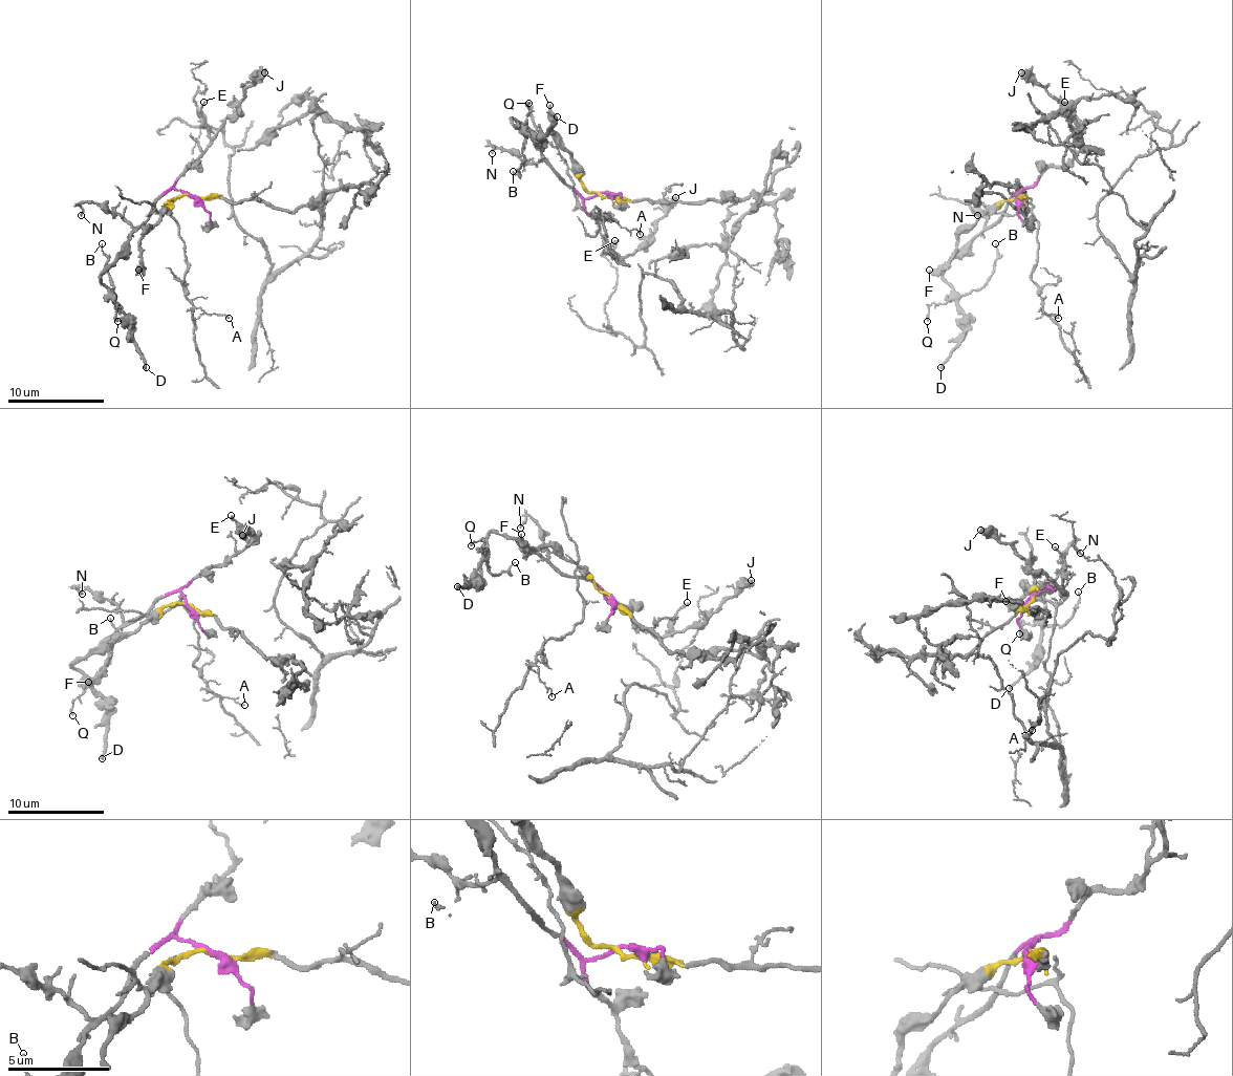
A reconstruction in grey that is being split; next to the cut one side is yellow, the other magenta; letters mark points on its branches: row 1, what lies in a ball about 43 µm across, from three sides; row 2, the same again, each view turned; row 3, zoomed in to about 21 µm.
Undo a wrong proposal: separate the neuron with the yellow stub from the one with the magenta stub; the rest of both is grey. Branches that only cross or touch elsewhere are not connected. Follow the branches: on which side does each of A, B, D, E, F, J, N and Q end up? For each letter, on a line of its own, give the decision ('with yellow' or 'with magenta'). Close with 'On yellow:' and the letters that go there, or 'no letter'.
A: with yellow
B: with magenta
D: with magenta
E: with magenta
F: with yellow
J: with magenta
N: with magenta
Q: with magenta
On yellow: A, F

